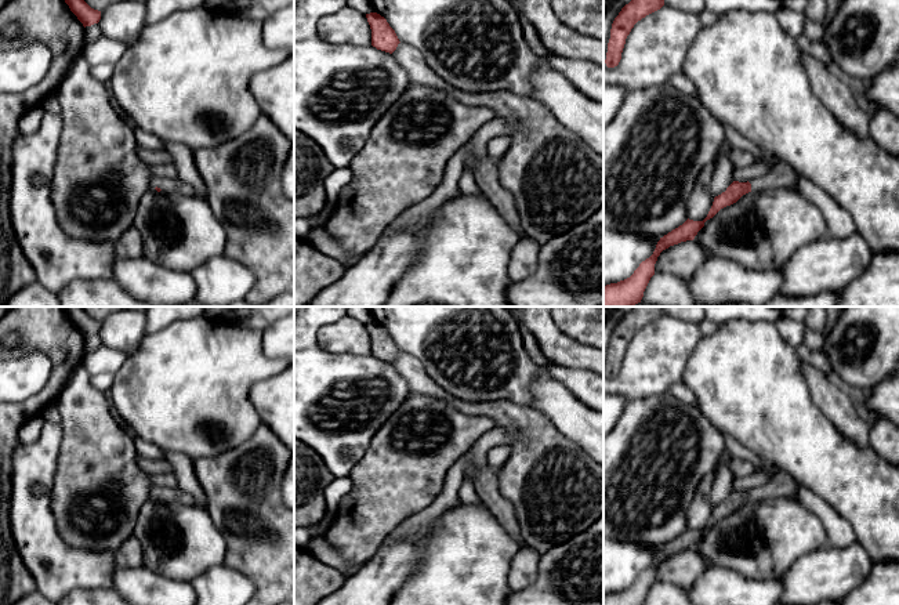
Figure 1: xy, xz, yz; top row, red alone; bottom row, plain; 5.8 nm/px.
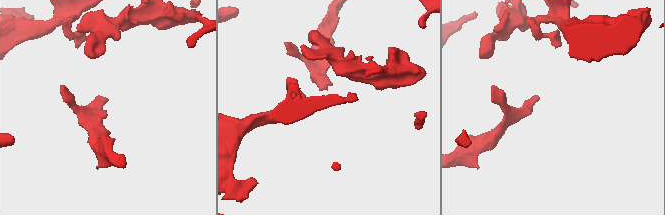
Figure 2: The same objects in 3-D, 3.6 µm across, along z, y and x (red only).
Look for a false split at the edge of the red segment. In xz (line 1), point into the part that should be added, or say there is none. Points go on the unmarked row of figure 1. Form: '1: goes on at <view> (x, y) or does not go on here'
1: does not go on here

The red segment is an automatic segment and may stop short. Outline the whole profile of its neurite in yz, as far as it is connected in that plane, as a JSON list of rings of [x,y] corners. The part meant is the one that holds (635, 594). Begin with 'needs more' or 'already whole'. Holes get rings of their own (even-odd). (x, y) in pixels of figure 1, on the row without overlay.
needs more; [[[779,470],[775,475],[768,477],[761,486],[747,492],[733,490],[725,501],[714,507],[713,515],[703,530],[688,528],[682,535],[660,547],[653,564],[642,570],[630,587],[603,595],[603,605],[644,605],[650,587],[655,584],[657,566],[663,559],[681,551],[693,550],[707,529],[713,528],[721,518],[736,512],[748,501],[786,497],[798,500],[798,486],[800,483],[789,472]]]

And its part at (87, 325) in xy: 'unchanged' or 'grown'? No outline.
unchanged

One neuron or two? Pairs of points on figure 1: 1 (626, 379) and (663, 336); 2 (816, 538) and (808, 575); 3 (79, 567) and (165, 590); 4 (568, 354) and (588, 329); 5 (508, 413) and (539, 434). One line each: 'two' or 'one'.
1: one
2: two
3: two
4: two
5: one

